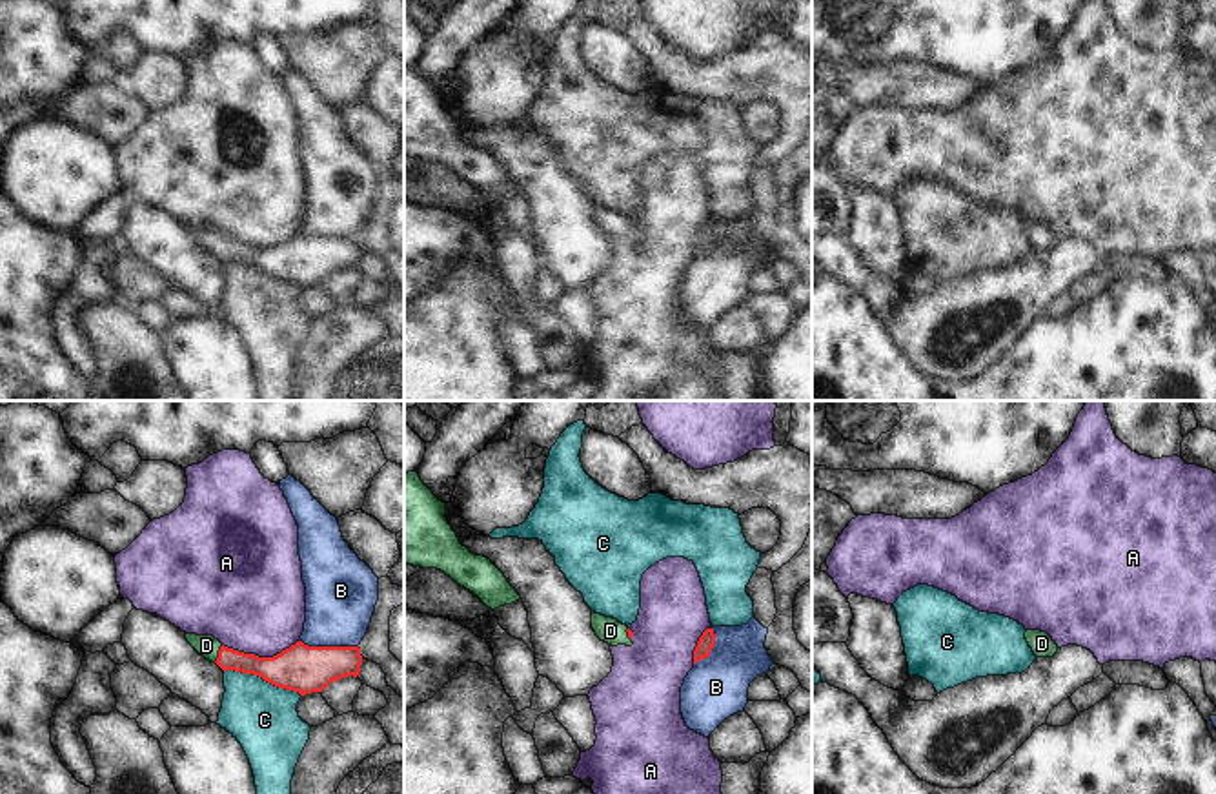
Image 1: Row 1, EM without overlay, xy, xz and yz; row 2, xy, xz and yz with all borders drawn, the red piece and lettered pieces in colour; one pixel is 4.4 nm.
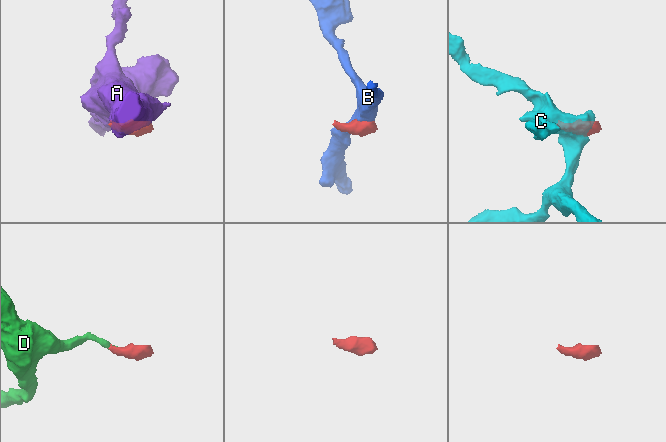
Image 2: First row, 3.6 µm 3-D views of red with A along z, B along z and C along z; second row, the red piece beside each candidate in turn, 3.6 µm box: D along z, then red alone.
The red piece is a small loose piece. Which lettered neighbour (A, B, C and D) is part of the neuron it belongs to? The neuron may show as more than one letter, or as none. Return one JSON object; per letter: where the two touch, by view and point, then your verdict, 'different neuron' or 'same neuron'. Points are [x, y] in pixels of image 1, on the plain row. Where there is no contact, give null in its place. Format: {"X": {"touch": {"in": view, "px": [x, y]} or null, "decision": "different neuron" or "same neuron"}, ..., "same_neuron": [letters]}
{"A": {"touch": {"in": "xy", "px": [261, 250]}, "decision": "different neuron"}, "B": {"touch": {"in": "xy", "px": [330, 239]}, "decision": "different neuron"}, "C": {"touch": {"in": "xy", "px": [263, 270]}, "decision": "different neuron"}, "D": {"touch": {"in": "xy", "px": [219, 246]}, "decision": "same neuron"}, "same_neuron": ["D"]}

